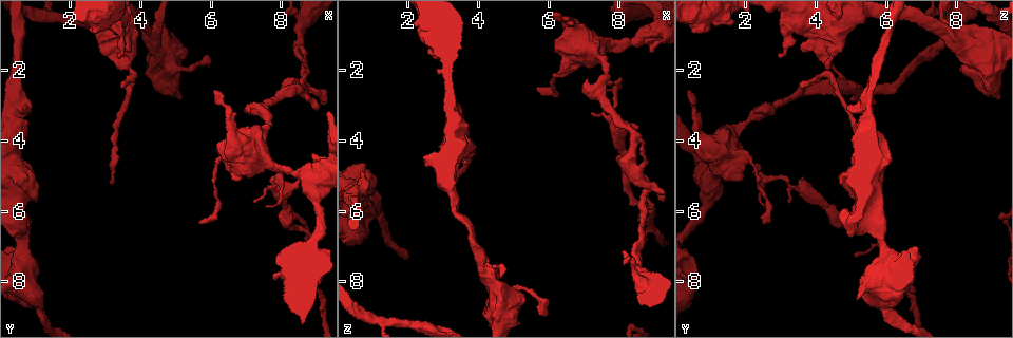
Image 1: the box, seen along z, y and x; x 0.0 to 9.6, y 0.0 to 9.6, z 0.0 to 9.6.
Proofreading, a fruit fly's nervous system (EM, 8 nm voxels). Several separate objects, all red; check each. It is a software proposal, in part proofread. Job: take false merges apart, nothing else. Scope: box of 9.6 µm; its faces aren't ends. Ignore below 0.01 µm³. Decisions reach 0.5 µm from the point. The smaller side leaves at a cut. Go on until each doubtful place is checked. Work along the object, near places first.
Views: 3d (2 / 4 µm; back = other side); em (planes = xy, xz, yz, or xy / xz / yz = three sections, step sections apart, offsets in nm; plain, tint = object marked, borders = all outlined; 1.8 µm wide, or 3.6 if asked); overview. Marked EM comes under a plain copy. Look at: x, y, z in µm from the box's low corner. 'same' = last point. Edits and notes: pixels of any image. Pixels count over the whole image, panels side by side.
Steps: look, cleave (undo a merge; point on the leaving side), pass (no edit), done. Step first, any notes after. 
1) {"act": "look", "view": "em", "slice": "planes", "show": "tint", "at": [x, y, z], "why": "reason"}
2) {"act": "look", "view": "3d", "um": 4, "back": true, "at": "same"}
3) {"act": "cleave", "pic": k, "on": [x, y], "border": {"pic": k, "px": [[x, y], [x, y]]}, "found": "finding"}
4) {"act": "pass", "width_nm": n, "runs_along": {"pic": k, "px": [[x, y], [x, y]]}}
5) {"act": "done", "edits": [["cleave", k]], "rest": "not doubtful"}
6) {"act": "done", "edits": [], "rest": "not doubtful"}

{"act": "look", "view": "em", "slice": "yz", "step": 4, "show": "tint", "at": [7.80, 5.00, 3.00], "why": "a narrow waist"}

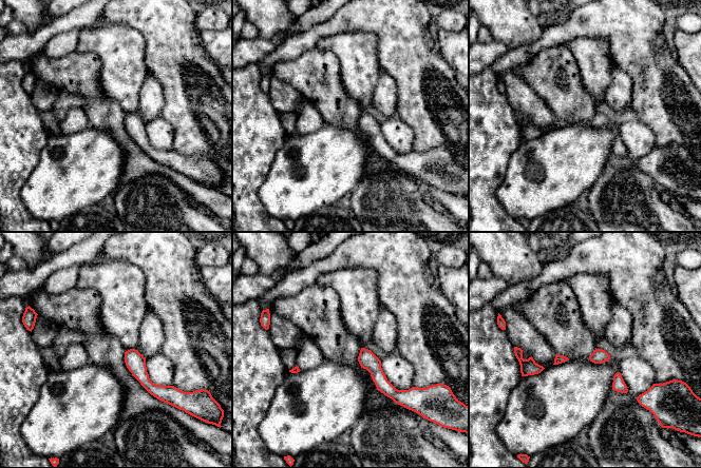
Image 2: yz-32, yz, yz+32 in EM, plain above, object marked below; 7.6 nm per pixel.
{"act": "look", "view": "em", "slice": "planes", "show": "tint", "at": "same"}

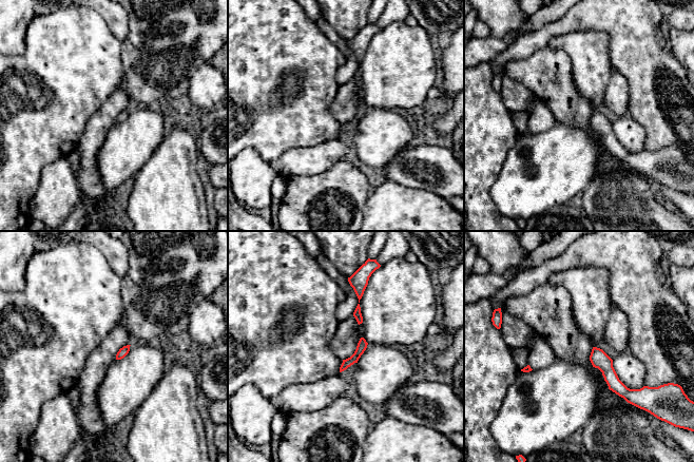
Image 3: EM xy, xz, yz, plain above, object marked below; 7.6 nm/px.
{"act": "pass", "width_nm": 70, "found": "all the same neuron"}

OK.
{"act": "look", "view": "em", "slice": "xz", "step": 16, "show": "tint", "at": [8.75, 2.65, 5.25], "why": "sudden change in width"}

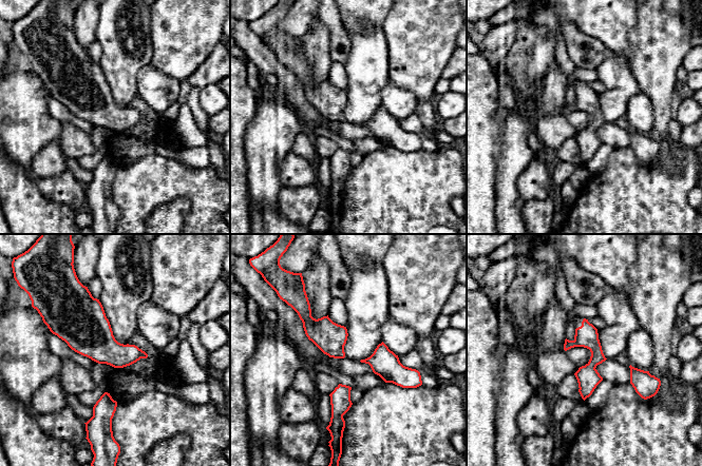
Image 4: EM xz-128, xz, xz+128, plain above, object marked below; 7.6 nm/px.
{"act": "look", "view": "em", "slice": "xy", "step": 16, "show": "tint", "at": "same", "why": "cut it another way"}

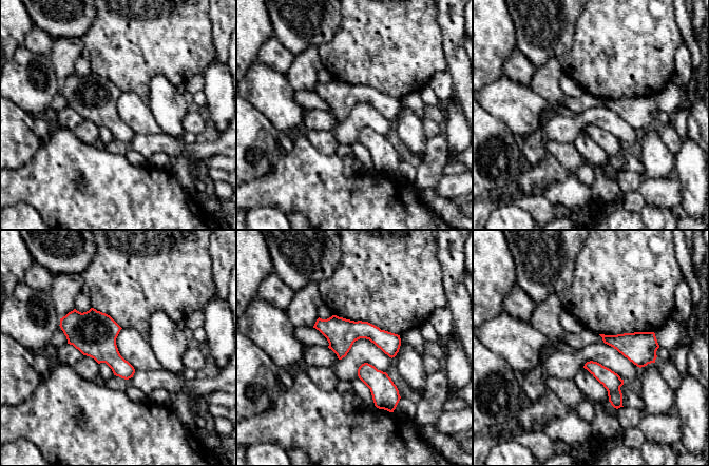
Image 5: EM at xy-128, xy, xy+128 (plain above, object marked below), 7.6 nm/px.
{"act": "pass", "runs_along": {"pic": 5, "px": [[318, 324], [398, 341]]}, "found": "continuous, no second neuron"}

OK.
{"act": "look", "view": "3d", "um": 2, "at": [4.35, 0.85, 7.75], "why": "branch point"}

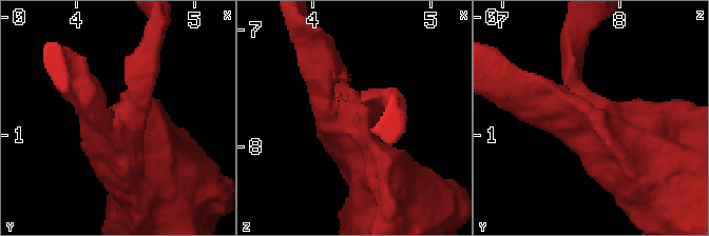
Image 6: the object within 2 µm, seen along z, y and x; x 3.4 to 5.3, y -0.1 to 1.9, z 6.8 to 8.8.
{"act": "look", "view": "em", "slice": "planes", "show": "tint", "at": [4.30, 0.88, 7.70], "why": "shape alone is not enough"}

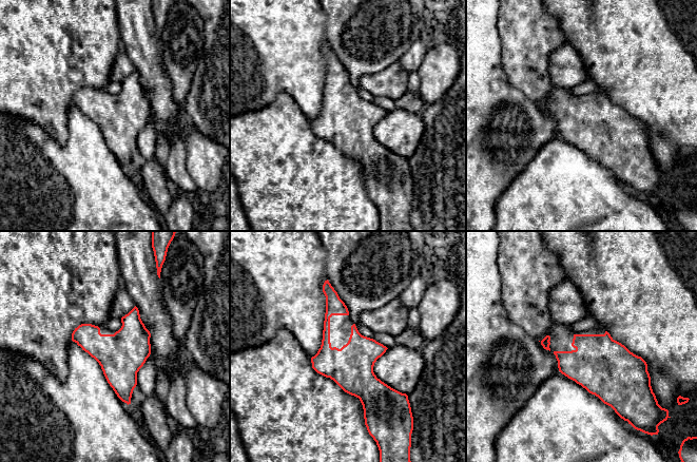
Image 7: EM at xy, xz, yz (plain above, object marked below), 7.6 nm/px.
{"act": "pass", "runs_along": {"pic": 7, "px": [[326, 290], [326, 349], [370, 408]]}, "found": "all the same neuron"}

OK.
{"act": "done", "edits": [], "rest": "not doubtful"}

